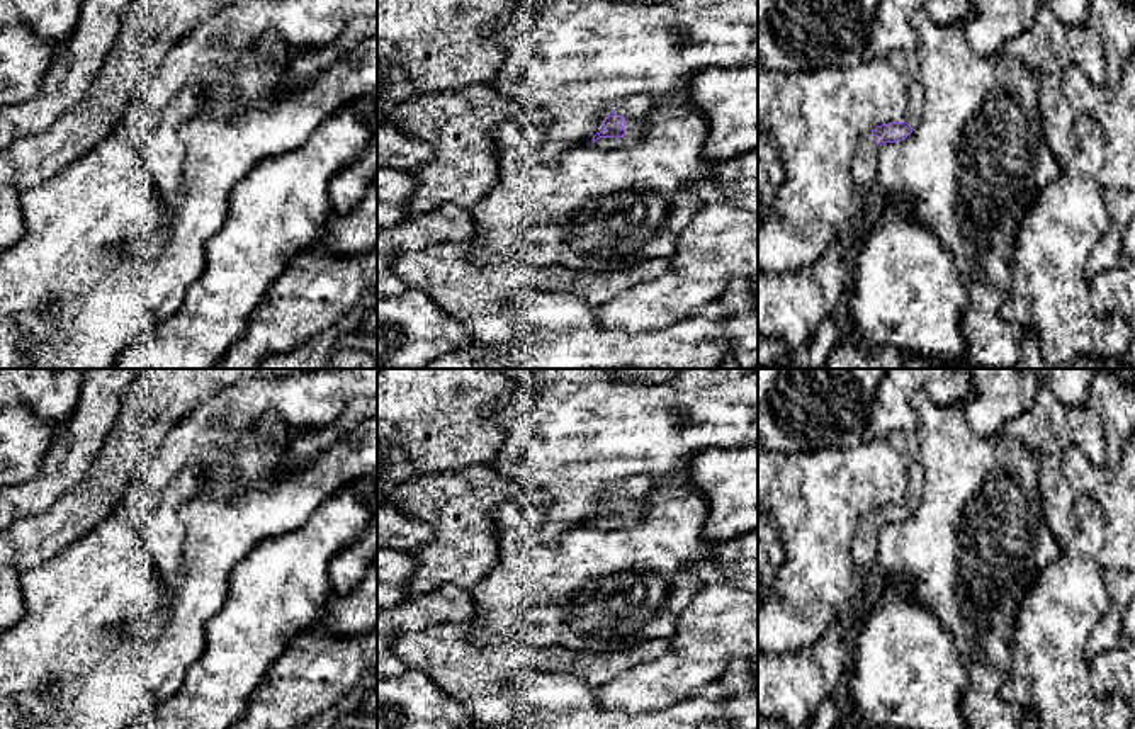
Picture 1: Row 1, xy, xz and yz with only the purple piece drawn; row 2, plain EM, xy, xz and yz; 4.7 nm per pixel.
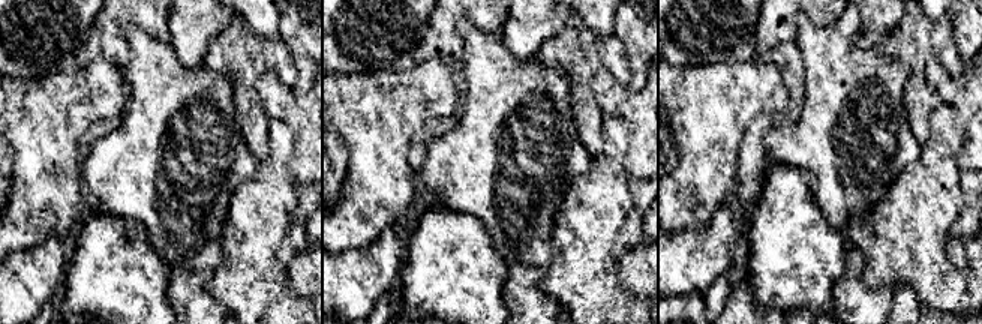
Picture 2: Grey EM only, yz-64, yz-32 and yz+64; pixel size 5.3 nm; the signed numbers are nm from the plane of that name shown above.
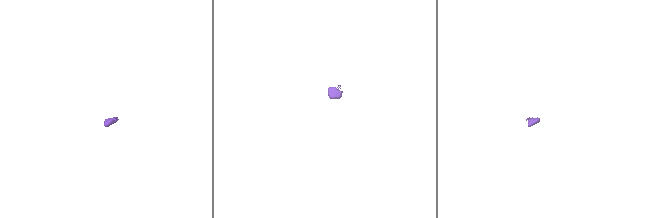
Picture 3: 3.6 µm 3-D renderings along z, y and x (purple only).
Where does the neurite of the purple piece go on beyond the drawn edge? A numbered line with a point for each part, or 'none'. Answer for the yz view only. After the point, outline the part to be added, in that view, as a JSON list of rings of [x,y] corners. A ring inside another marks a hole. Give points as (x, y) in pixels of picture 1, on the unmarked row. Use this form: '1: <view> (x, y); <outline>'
1: yz (906, 442); [[[894,430],[889,442],[904,455],[909,472],[909,493],[906,503],[914,508],[923,496],[923,466],[919,462],[919,440],[916,432]]]
2: yz (865, 546); [[[870,513],[856,528],[851,554],[858,568],[858,581],[867,583],[873,576],[878,554],[878,522]]]

